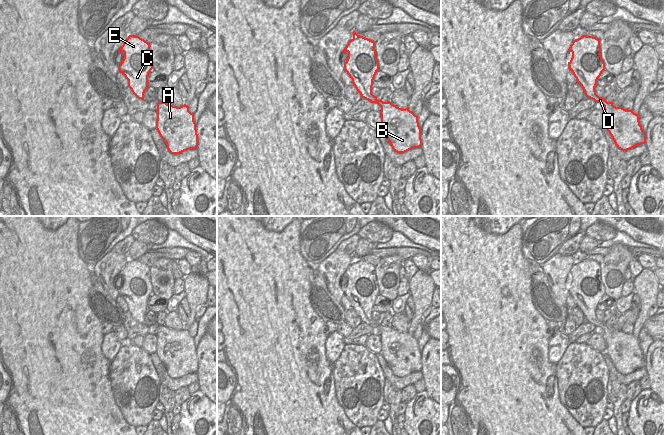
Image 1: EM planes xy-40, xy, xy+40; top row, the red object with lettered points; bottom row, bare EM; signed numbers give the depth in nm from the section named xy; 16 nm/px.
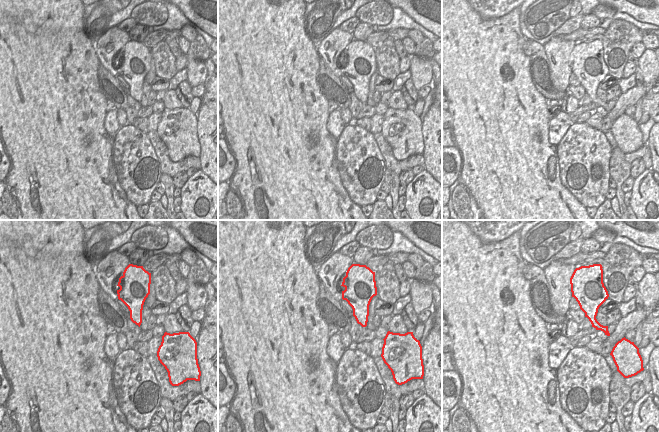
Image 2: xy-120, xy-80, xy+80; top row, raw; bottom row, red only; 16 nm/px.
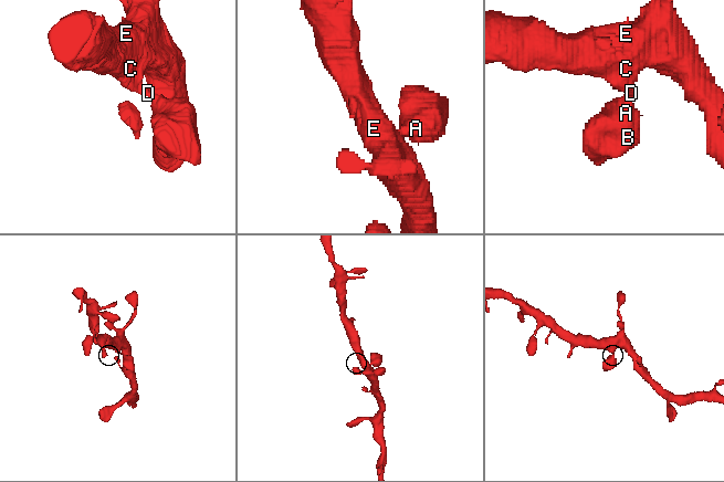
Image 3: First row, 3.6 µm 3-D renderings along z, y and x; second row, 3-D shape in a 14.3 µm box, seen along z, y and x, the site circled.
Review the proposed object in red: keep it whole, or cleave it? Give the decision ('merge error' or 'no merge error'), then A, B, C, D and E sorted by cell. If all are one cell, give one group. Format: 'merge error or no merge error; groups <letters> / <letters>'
no merge error; groups A B C D E

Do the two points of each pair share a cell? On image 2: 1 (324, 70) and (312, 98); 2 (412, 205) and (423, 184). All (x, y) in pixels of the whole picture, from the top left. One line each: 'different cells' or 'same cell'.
1: different cells
2: same cell

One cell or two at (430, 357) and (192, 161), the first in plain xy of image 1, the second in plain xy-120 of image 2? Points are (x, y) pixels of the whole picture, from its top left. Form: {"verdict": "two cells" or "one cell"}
{"verdict": "two cells"}

